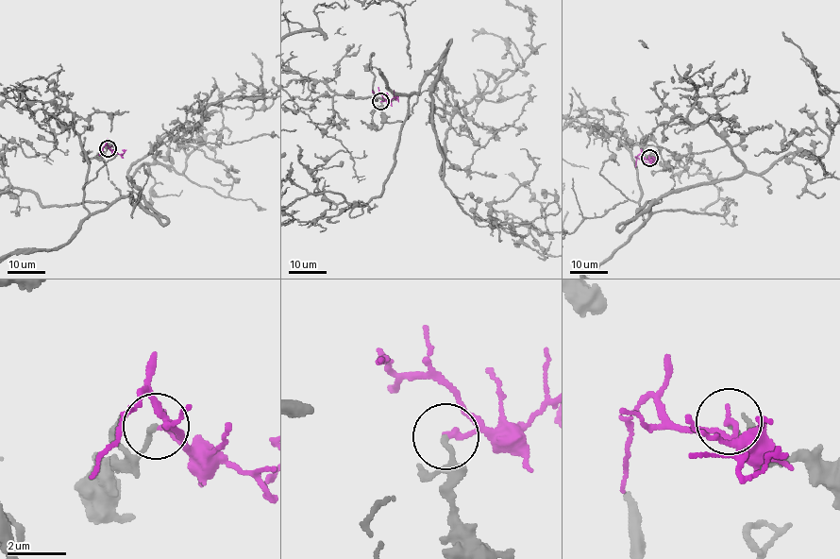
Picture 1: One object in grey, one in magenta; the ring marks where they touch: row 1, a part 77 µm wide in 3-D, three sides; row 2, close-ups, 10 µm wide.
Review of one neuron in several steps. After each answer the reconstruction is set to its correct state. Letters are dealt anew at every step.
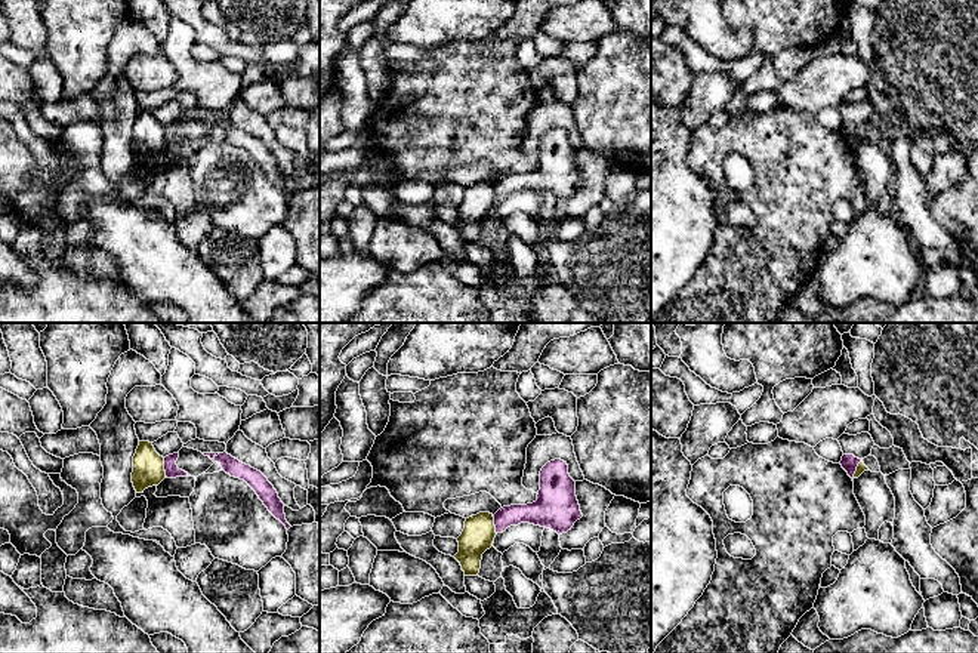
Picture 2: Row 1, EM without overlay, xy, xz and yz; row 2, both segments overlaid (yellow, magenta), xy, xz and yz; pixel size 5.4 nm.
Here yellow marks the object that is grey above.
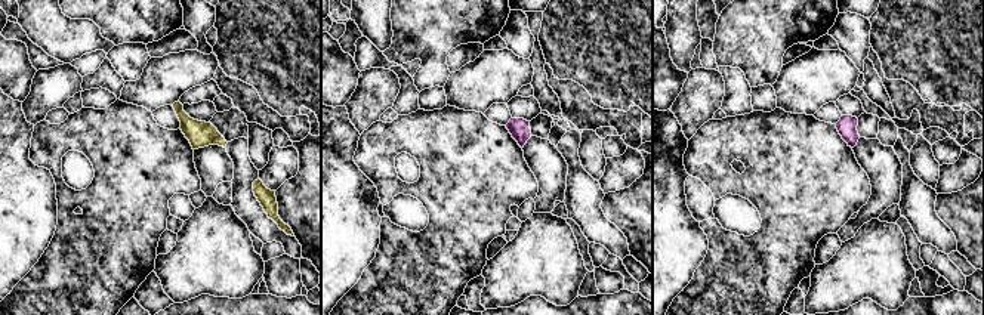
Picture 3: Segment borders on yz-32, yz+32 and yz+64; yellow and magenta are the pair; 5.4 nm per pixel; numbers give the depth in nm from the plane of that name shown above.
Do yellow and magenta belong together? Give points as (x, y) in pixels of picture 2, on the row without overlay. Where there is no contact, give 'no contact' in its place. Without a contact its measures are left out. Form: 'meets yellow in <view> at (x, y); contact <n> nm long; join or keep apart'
meets yellow in xy at (163, 135); contact 110 nm long; keep apart

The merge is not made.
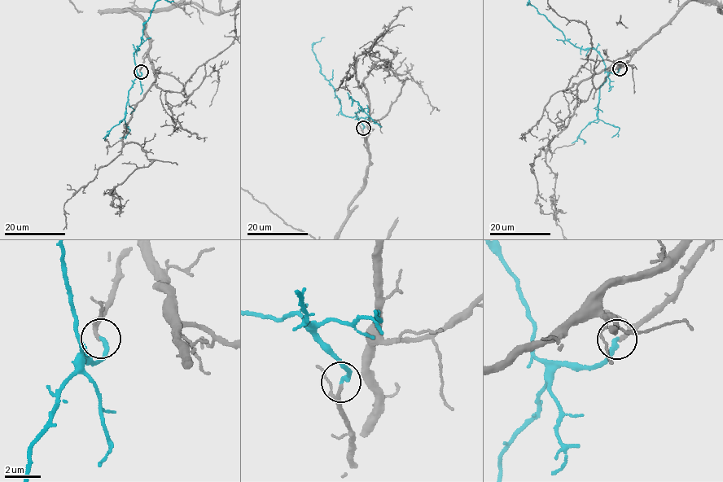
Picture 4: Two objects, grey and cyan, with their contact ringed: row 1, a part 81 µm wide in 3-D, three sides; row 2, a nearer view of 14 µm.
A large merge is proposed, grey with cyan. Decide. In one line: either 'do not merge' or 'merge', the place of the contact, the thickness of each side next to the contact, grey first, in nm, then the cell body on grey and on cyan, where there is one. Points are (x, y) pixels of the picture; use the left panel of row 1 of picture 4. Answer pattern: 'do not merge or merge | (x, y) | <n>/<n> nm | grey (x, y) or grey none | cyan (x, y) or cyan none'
merge | (141, 72) | 150/260 nm | grey none | cyan none

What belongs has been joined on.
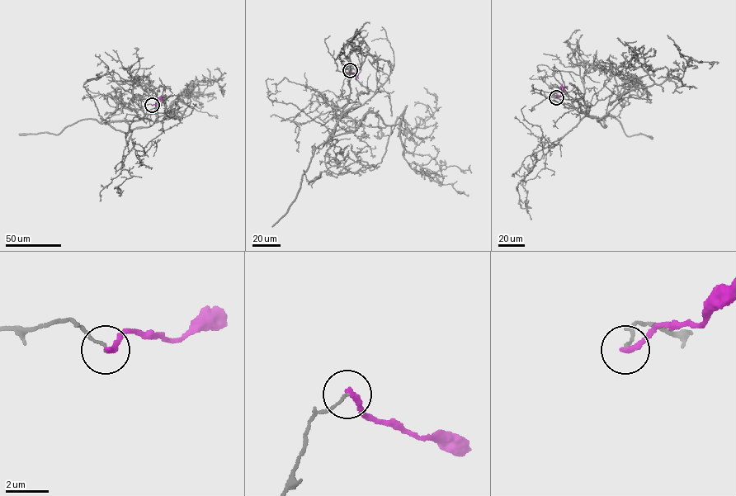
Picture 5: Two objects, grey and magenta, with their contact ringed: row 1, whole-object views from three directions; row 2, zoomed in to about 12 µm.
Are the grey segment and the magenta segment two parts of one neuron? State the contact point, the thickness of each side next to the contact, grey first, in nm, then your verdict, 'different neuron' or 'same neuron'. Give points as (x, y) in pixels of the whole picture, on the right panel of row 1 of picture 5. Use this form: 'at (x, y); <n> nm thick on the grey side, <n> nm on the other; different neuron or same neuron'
at (556, 97); 90 nm thick on the grey side, 240 nm on the other; different neuron

